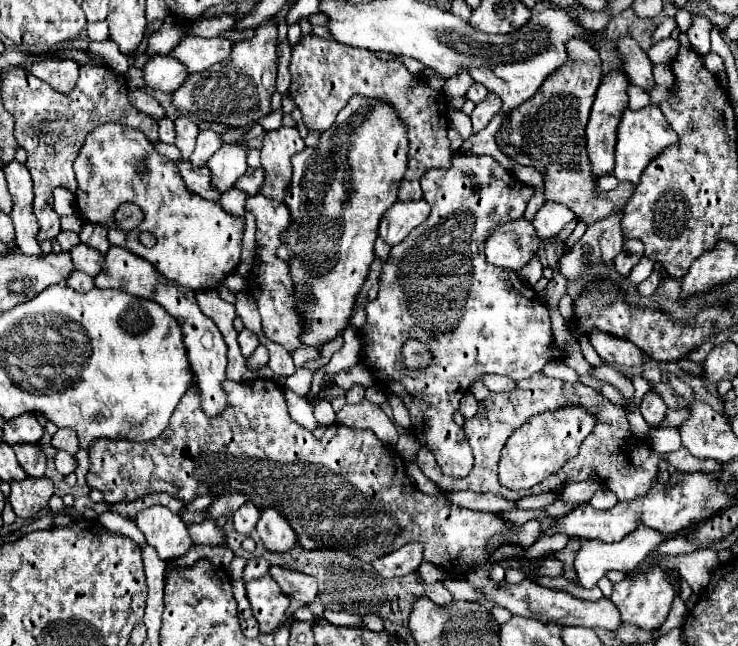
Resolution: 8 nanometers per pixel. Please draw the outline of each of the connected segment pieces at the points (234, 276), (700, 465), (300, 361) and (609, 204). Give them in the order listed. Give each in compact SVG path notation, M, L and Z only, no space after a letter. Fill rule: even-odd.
M230 273L230 275L227 275L224 280L223 284L227 286L230 290L234 292L239 292L244 288L245 279L242 278L238 273Z
M680 449L676 453L668 453L668 463L674 465L678 471L682 473L692 473L692 471L718 471L720 463L718 461L702 461L696 459L692 453L688 453L688 449Z
M298 347L298 349L292 351L290 355L292 355L296 367L302 367L306 361L316 359L316 355L320 355L320 351L316 351L316 349L306 349L306 347Z
M580 39L566 41L566 53L568 61L546 77L538 93L534 93L534 97L524 101L520 107L512 109L510 133L502 133L502 139L504 143L510 143L524 151L528 157L538 159L546 167L546 201L556 201L570 207L580 221L590 225L622 209L632 197L634 185L620 183L612 193L594 193L596 181L590 173L590 159L584 147L584 129L590 117L596 89L602 81L602 61L598 57L598 51L590 43Z

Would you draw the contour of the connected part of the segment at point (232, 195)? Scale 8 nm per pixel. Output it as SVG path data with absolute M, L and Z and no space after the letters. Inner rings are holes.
M228 189L222 199L220 199L220 205L230 211L232 215L236 217L244 217L244 201L246 201L246 193L240 191L240 189Z

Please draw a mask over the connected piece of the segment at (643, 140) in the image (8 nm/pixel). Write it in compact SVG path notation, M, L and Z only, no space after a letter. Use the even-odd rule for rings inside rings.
M646 105L644 109L638 109L638 111L632 111L632 109L626 109L622 119L620 119L620 125L618 125L618 131L616 131L616 169L614 169L614 175L618 181L630 181L630 183L638 183L640 181L640 173L646 169L646 165L666 147L678 143L678 137L676 133L670 129L666 117L662 115L662 111L658 109L658 105Z

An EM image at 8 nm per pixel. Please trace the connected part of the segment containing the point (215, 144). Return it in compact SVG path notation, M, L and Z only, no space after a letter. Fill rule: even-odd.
M210 129L208 131L200 131L198 141L196 141L196 149L194 149L194 153L190 155L188 161L192 165L196 165L196 167L202 167L212 157L212 153L220 149L220 145L222 145L222 139L220 139L218 133L214 133Z

